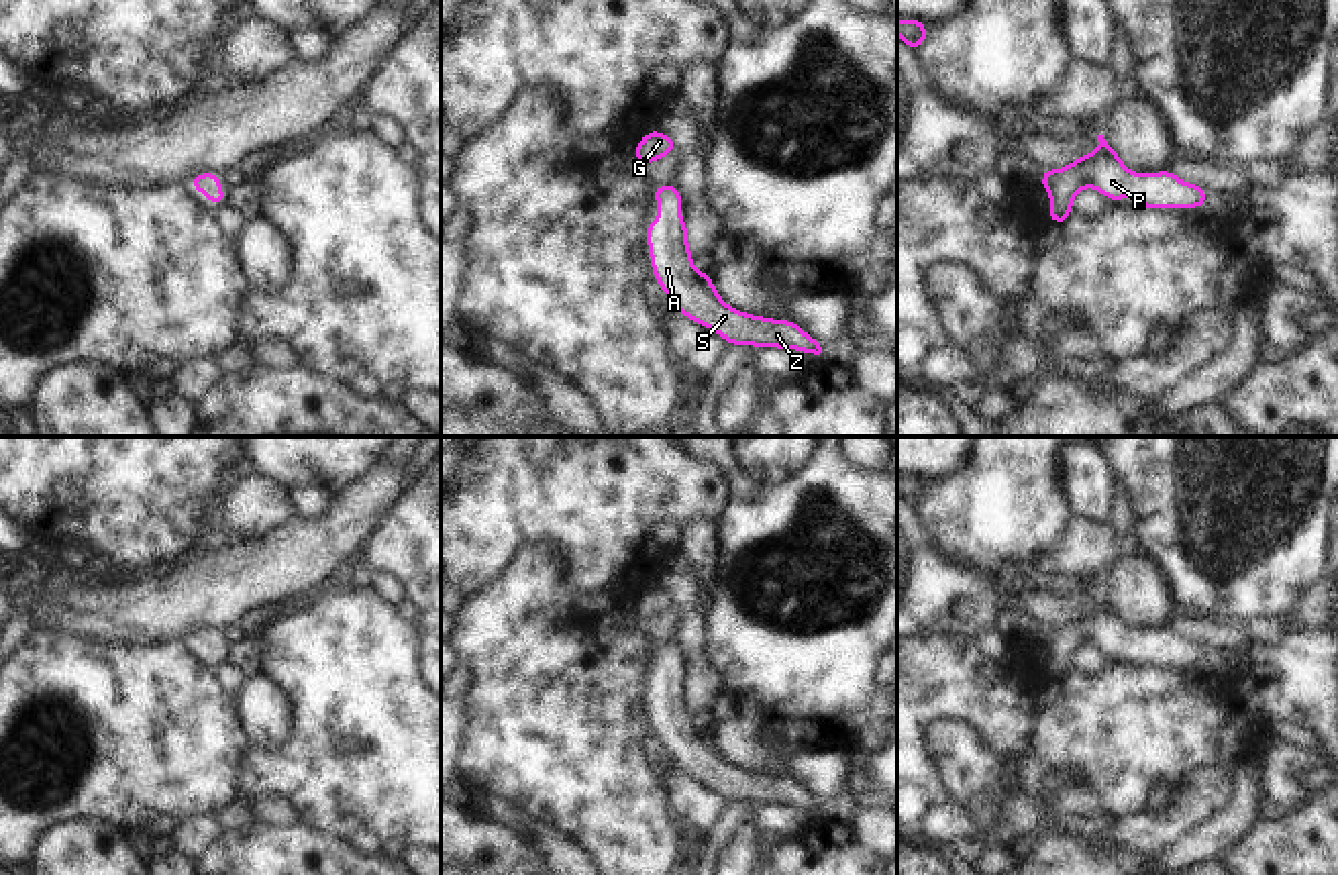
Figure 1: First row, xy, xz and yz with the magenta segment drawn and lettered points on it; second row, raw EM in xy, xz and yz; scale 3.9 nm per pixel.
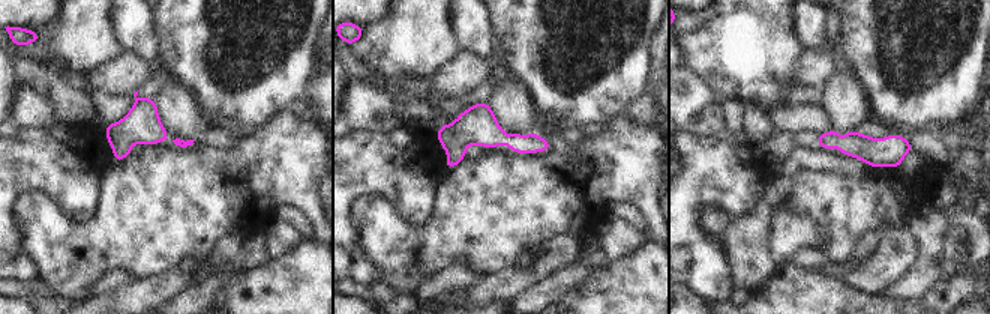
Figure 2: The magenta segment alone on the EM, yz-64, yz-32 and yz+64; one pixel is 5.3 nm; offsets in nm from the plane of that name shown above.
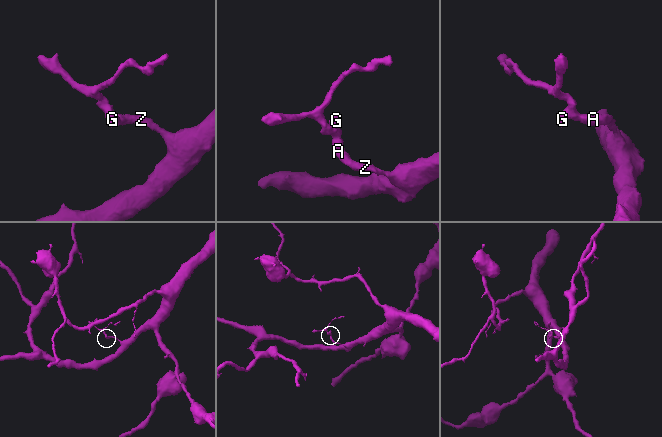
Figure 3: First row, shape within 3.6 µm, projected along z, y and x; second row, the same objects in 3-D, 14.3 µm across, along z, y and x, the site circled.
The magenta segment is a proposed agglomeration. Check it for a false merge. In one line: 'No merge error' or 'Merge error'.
No merge error.

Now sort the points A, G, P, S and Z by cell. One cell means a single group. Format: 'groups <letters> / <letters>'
groups A G P S Z

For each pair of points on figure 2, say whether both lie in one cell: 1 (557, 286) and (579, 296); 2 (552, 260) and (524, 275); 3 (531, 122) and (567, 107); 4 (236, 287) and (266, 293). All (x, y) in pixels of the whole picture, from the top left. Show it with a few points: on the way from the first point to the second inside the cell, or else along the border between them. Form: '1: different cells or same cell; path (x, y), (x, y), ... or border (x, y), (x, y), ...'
1: different cells; border (590, 268), (581, 280), (570, 284), (557, 298)
2: same cell; path (545, 266), (531, 275)
3: different cells; border (524, 86), (542, 117)
4: same cell; path (243, 289), (258, 293)

